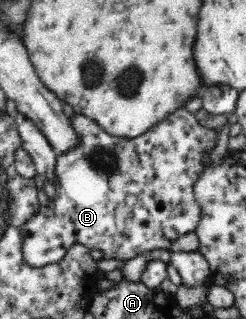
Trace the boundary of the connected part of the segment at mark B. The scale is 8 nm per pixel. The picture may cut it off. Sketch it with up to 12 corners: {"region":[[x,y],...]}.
{"region":[[177,108],[137,138],[74,113],[23,260],[123,260],[201,220],[218,130]]}

